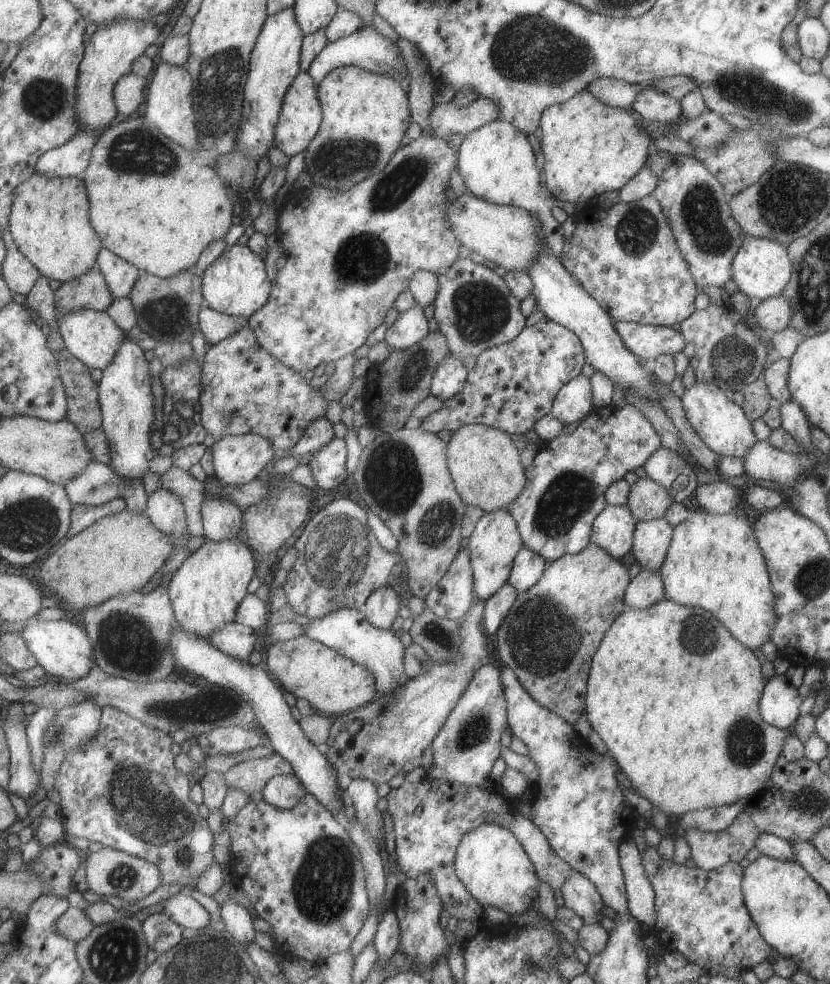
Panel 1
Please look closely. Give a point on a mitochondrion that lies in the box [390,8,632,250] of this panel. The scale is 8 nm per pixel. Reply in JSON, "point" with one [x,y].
{"point":[532,48]}

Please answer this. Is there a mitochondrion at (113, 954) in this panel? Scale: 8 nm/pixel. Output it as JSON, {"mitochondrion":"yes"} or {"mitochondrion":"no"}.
{"mitochondrion":"yes"}

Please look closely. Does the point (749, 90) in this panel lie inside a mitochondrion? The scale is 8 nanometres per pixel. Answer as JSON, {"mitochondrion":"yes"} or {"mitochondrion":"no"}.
{"mitochondrion":"yes"}

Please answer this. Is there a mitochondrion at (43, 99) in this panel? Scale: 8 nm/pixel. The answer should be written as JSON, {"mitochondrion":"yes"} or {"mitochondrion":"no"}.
{"mitochondrion":"yes"}

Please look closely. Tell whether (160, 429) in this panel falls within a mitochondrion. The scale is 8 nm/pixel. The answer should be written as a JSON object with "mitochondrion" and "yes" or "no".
{"mitochondrion":"no"}

